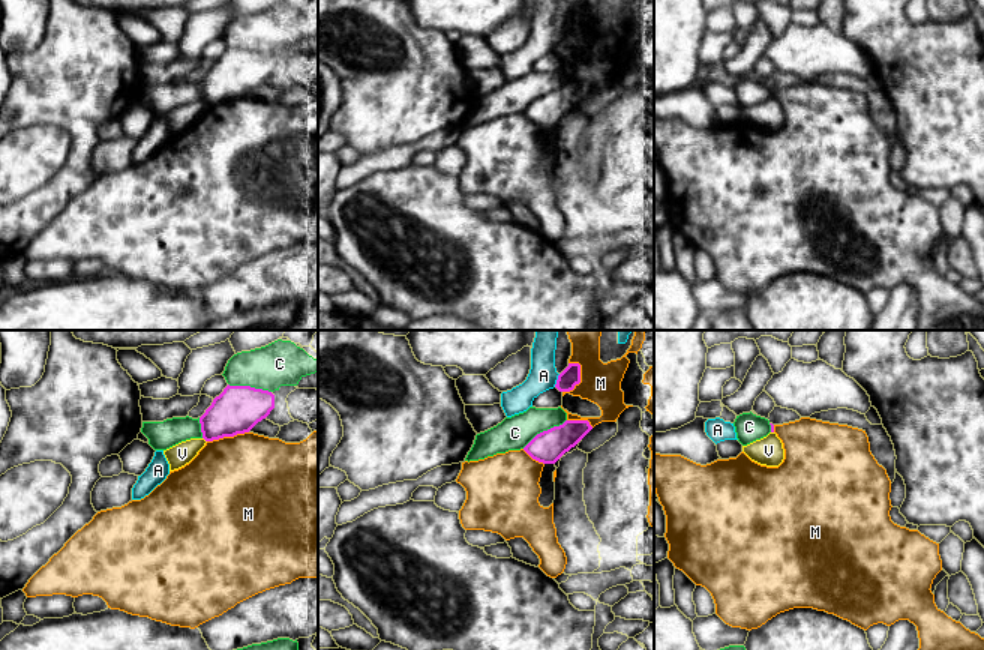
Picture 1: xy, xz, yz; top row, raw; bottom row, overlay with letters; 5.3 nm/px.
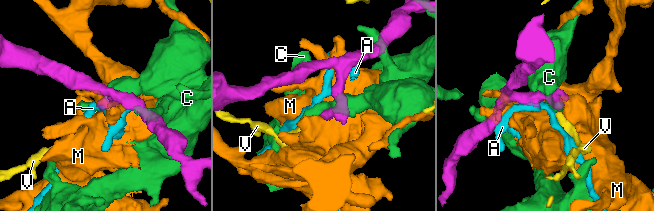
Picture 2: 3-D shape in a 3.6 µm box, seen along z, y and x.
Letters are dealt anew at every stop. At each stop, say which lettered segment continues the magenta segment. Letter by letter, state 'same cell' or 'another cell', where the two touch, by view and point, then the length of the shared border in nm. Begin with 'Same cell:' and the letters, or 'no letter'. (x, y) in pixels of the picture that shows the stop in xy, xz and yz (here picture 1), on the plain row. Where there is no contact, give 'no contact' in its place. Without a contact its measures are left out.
Same cell: no letter
A: another cell | xz (557, 44) | 80 nm
C: another cell | xz (543, 95) | 280 nm
M: another cell | xz (579, 44) | 190 nm
V: another cell | xy (204, 102) | 40 nm

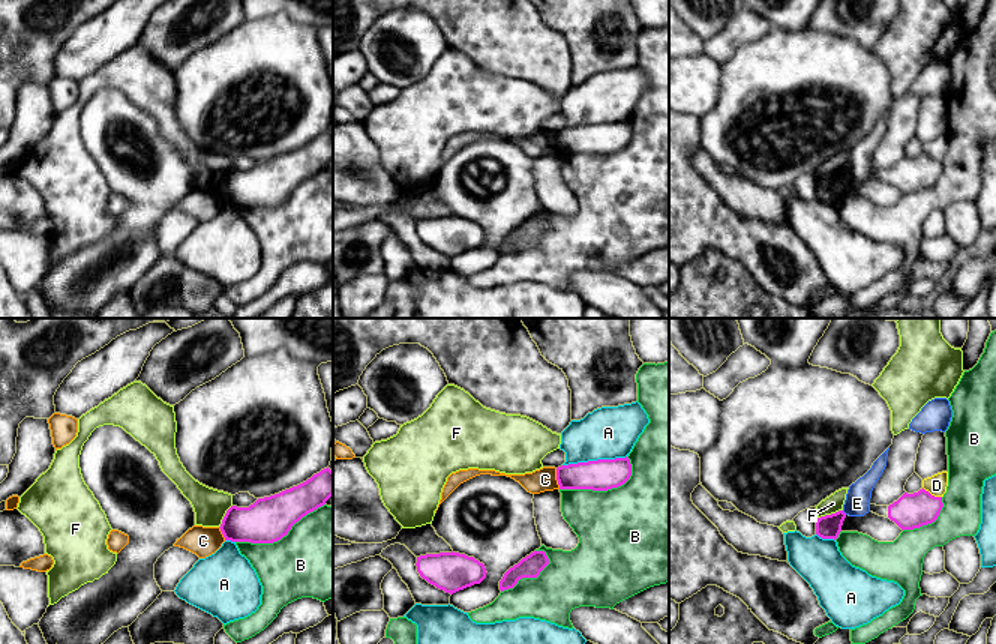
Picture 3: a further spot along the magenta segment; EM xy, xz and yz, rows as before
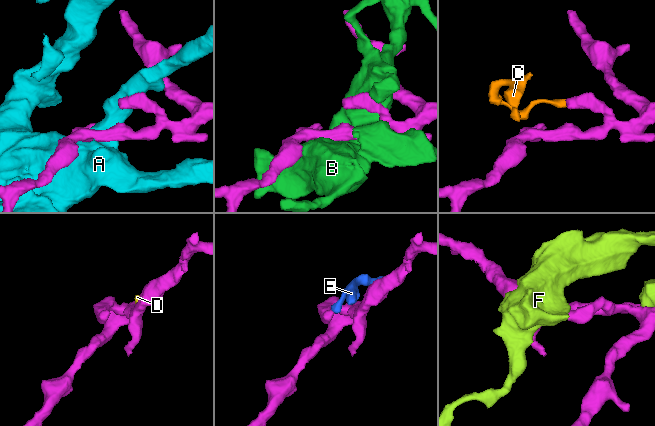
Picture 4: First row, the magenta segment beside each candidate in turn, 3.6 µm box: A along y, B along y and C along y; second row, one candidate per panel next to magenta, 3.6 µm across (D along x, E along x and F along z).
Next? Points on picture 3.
Same cell: no letter
A: another cell | xz (594, 125) | 340 nm
B: another cell | xy (281, 201) | 500 nm
C: another cell | xz (557, 143) | 110 nm
D: another cell | yz (930, 158) | 120 nm
E: another cell | yz (843, 176) | 40 nm
F: another cell | yz (831, 177) | 140 nm

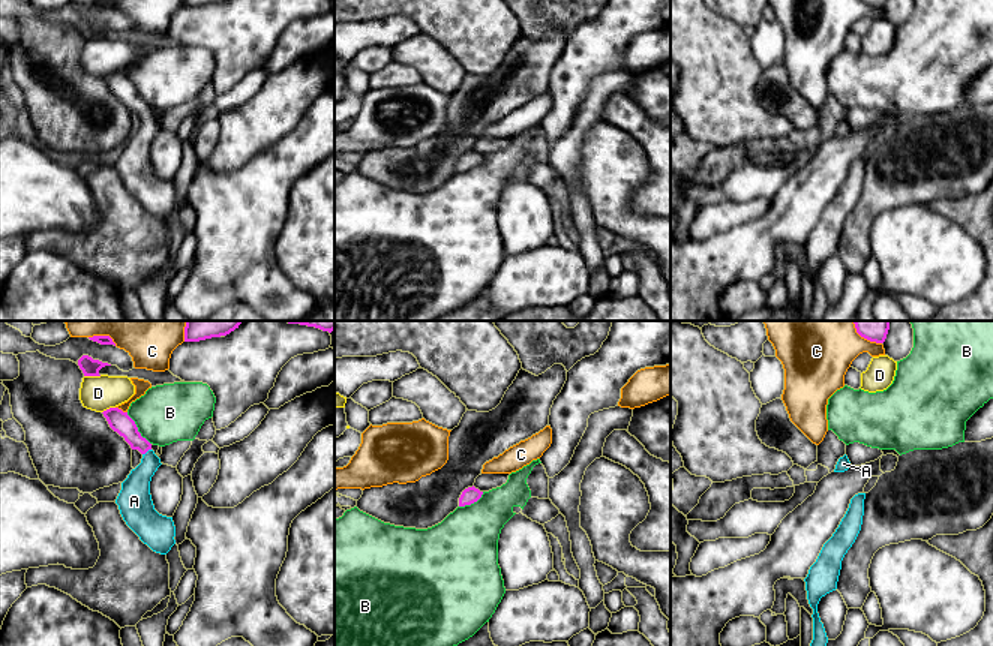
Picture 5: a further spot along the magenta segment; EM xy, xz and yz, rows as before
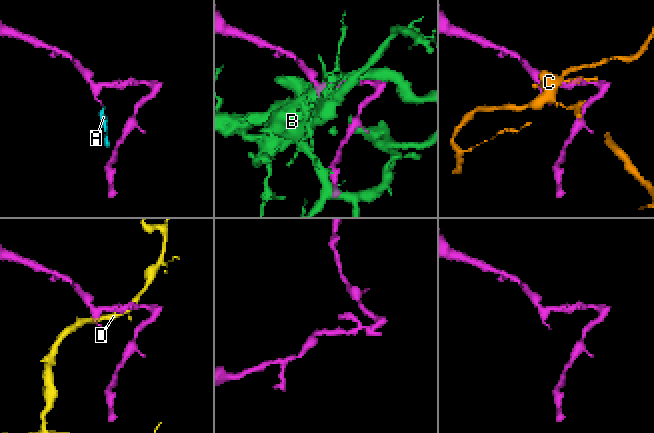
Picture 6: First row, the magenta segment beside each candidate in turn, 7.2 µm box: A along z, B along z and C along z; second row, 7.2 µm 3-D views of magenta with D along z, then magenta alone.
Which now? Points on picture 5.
Same cell: A
A: same cell | xy (146, 116) | 60 nm
B: another cell | xy (137, 93) | 220 nm
C: another cell | xy (120, 74) | 70 nm
D: another cell | xy (92, 39) | 100 nm

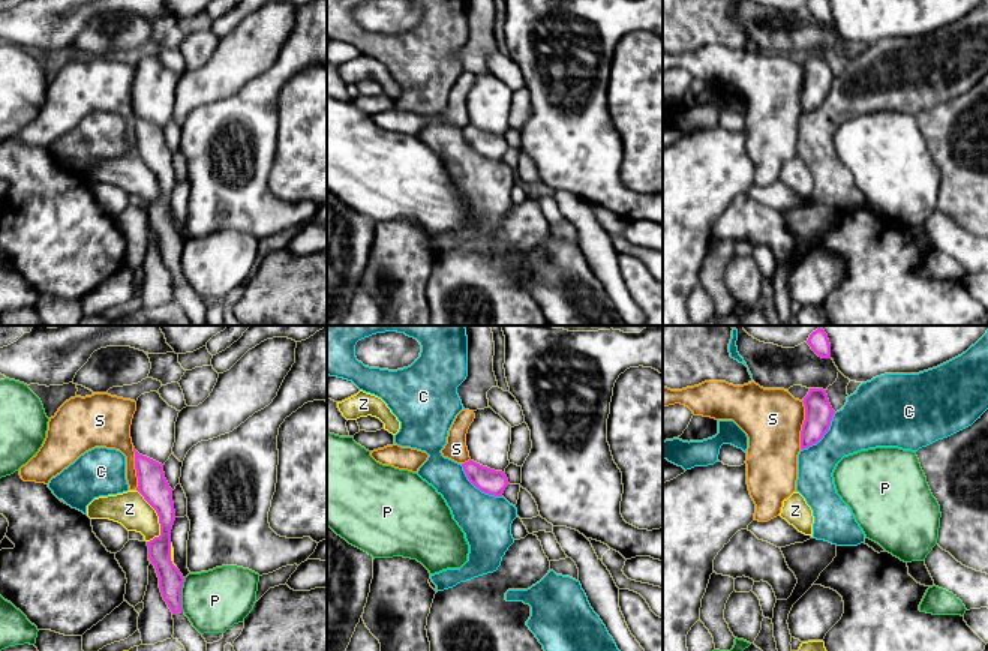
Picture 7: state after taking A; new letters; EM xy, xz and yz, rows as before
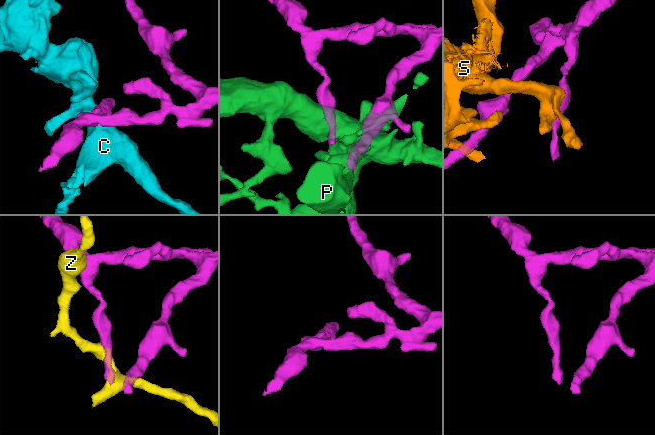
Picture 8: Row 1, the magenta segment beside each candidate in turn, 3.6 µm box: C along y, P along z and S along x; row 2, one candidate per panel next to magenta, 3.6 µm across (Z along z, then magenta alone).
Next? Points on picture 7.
Same cell: no letter
C: another cell | xz (477, 150) | 280 nm
P: another cell | xy (180, 258) | 180 nm
S: another cell | yz (802, 89) | 260 nm
Z: another cell | xy (159, 182) | 300 nm

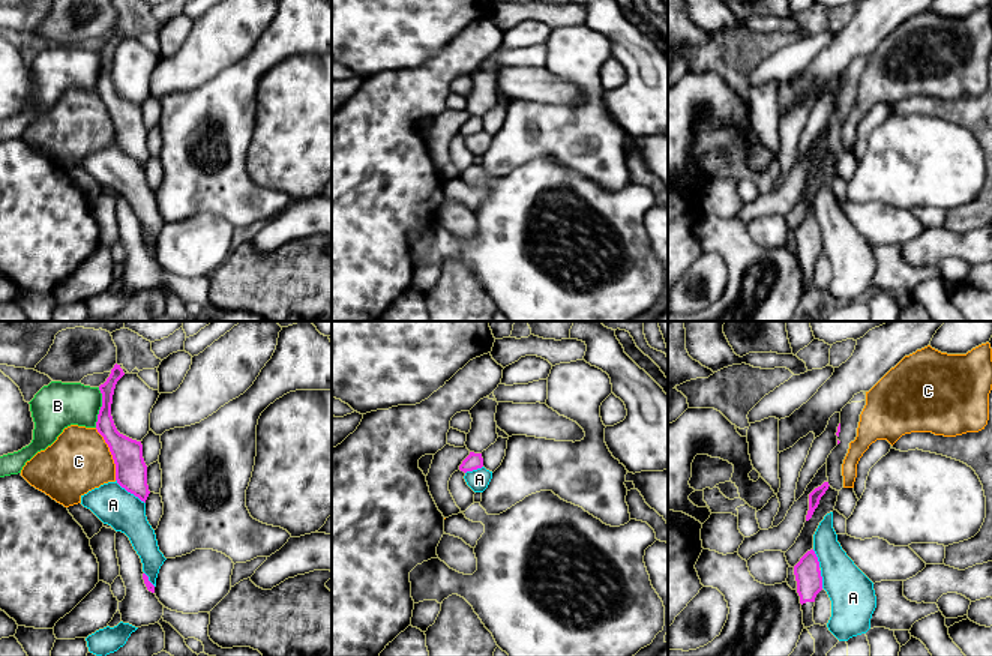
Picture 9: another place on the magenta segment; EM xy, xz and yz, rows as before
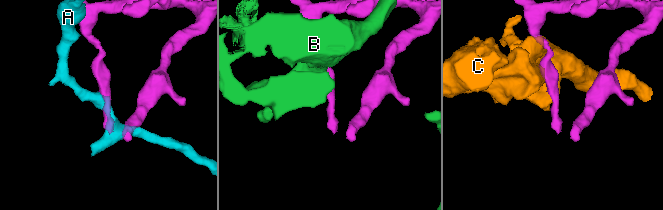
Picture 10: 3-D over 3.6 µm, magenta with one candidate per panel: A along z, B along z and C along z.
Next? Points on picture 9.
Same cell: no letter
A: another cell | xy (129, 155) | 200 nm
B: another cell | xy (101, 71) | 220 nm
C: another cell | xy (111, 117) | 300 nm

